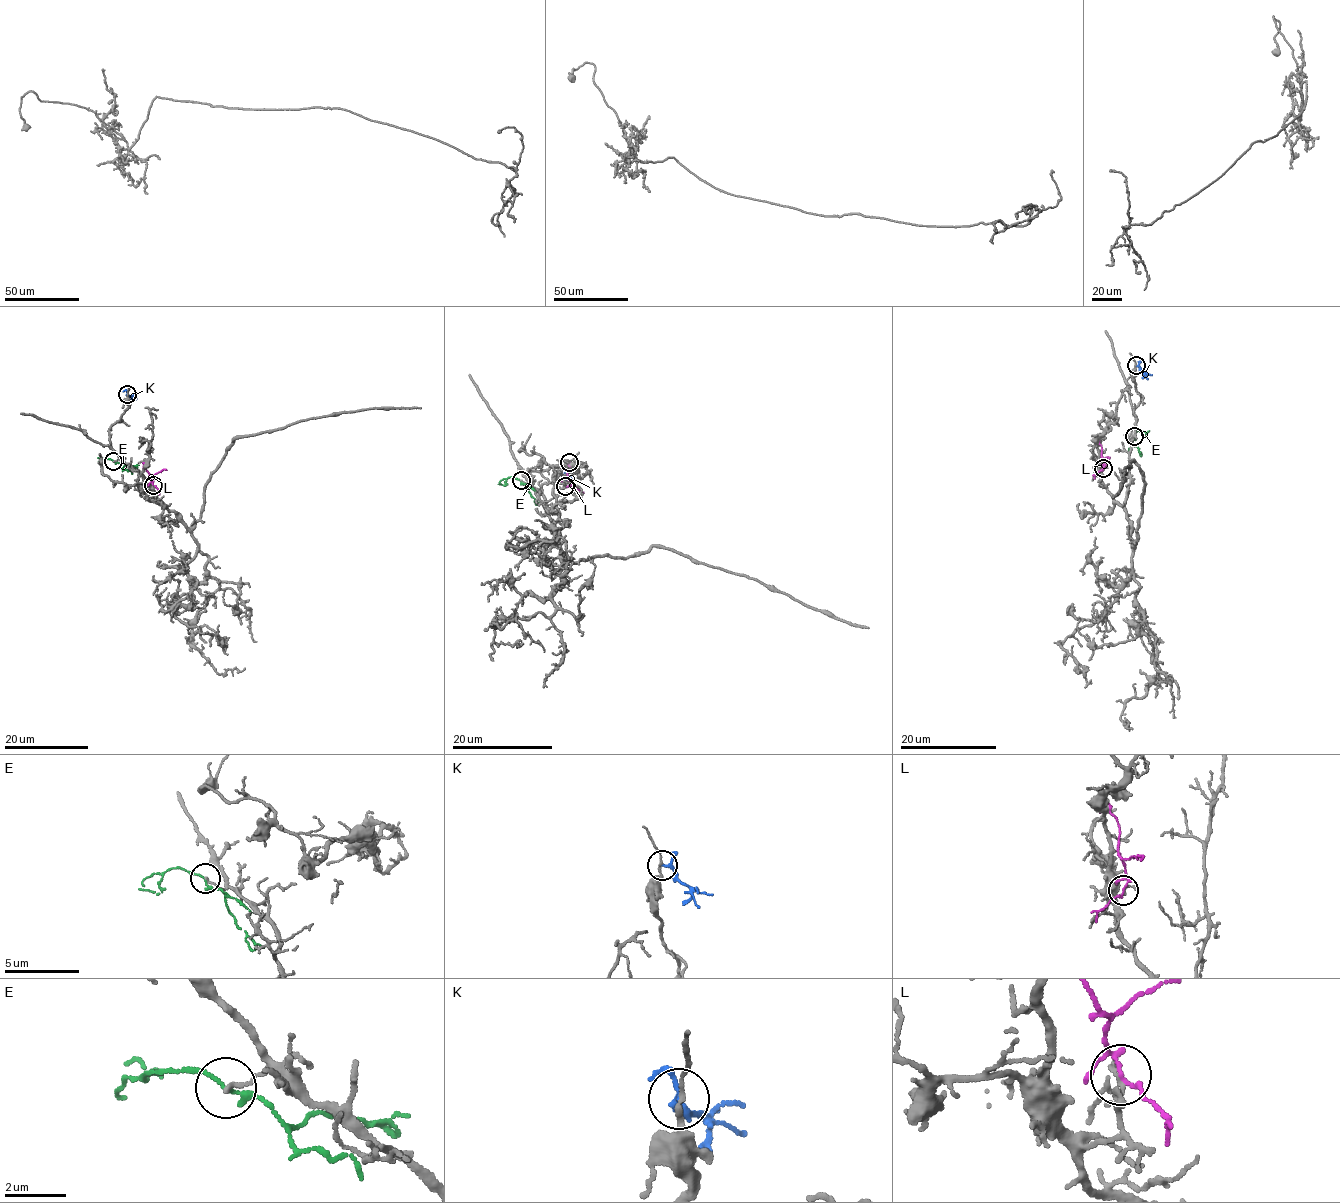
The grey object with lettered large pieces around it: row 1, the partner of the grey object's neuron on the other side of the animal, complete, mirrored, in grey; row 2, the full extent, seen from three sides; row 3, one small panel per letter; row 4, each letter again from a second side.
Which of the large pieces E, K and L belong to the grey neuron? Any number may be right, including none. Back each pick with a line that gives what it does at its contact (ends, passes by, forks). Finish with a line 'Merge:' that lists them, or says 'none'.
Merge: none

